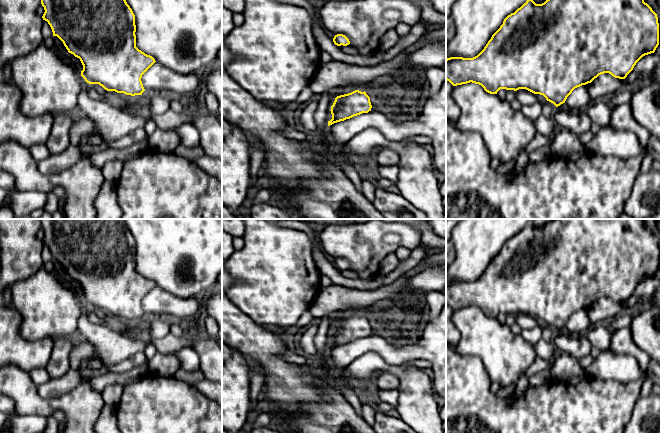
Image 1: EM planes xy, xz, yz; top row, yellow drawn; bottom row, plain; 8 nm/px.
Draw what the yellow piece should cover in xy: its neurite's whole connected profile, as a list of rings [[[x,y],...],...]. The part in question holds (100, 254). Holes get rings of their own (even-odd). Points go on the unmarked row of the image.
[[[40,219],[44,231],[43,244],[50,249],[69,277],[79,282],[83,294],[81,300],[89,308],[99,308],[107,315],[126,319],[142,319],[145,315],[142,299],[156,286],[136,271],[135,239],[123,219]]]

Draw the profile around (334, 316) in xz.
[[[347,309],[347,310],[344,310],[344,311],[332,312],[327,316],[331,321],[336,322],[337,320],[348,318],[348,317],[351,317],[355,314],[359,314],[361,316],[364,316],[366,314],[366,312],[362,309],[358,309],[356,311],[353,310],[353,309]]]

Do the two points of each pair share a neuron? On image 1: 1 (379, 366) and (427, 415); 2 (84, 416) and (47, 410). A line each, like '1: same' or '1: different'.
1: same
2: same

